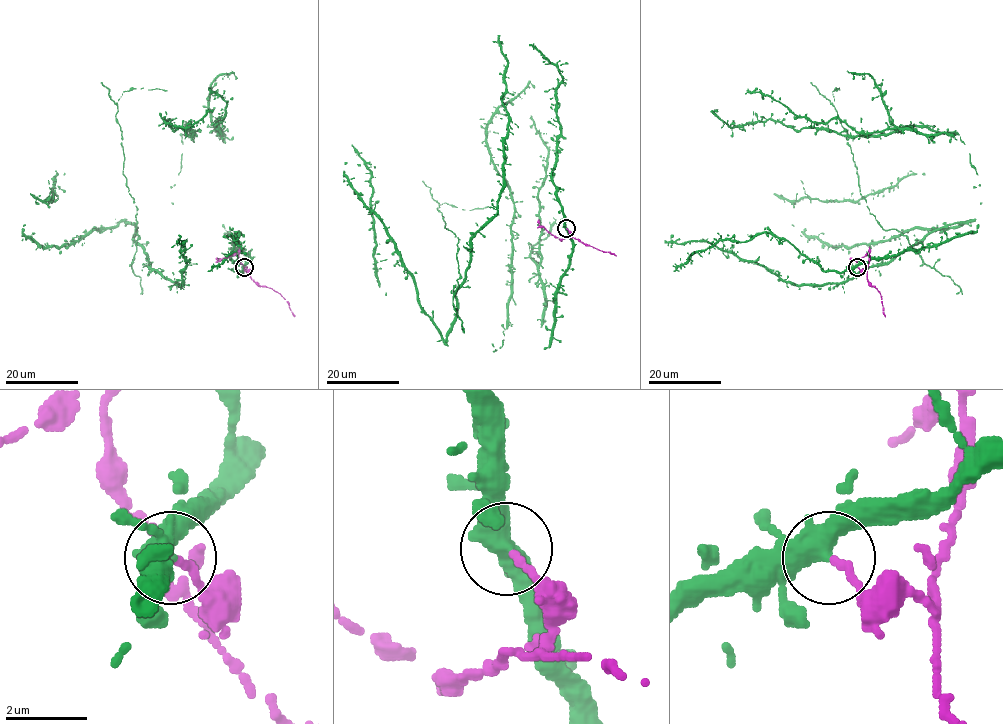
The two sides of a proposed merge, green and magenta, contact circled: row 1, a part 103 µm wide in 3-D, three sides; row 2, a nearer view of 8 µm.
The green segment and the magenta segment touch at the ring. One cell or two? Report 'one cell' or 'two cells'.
two cells

